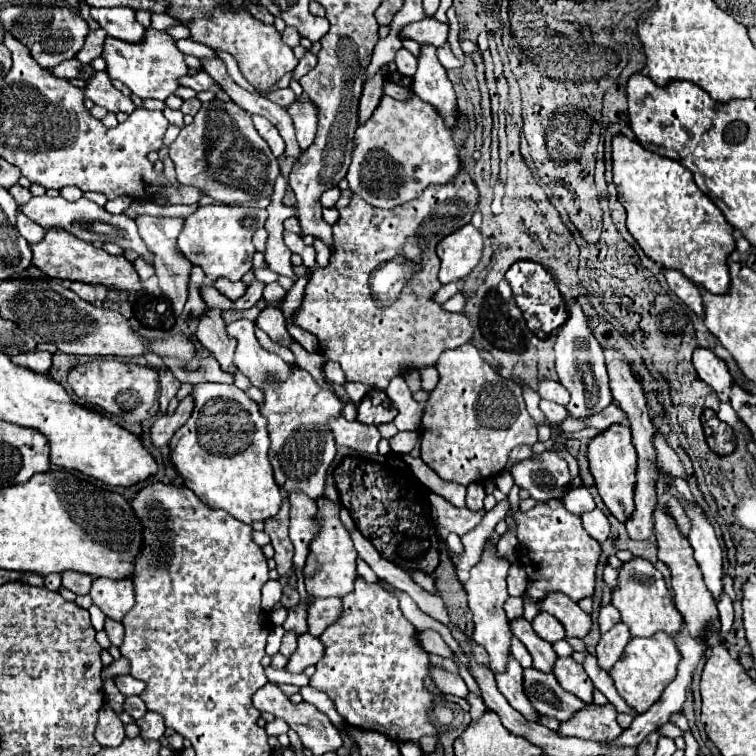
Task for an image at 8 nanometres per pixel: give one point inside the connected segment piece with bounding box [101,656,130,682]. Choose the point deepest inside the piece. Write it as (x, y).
(122, 665)

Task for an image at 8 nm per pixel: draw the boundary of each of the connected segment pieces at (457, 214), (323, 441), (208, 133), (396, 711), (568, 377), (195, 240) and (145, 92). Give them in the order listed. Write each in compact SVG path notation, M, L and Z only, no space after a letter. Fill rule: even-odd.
M461 165L461 173L453 181L429 185L421 197L397 209L377 209L357 195L351 195L351 203L339 209L339 221L333 225L335 253L325 269L313 269L303 305L295 313L295 323L319 339L323 355L341 363L347 381L383 391L391 377L435 365L445 349L455 349L471 341L473 327L469 319L461 313L443 311L431 297L441 289L435 247L449 233L471 221L471 207L475 213L477 203L477 185L465 165ZM397 255L419 263L421 269L405 283L393 305L377 307L367 279L381 263Z
M293 365L293 373L277 385L263 389L265 401L259 405L261 415L267 419L267 431L271 437L269 461L275 471L277 483L289 491L307 493L313 499L323 497L325 493L325 475L329 465L337 455L337 445L329 421L341 415L343 403L339 397L323 389L307 371Z
M221 99L201 105L193 123L183 127L179 137L169 145L169 157L175 163L179 183L199 187L217 203L271 197L275 177L279 175L277 159L255 131L251 115L233 101Z
M357 579L355 589L343 597L343 615L321 635L321 641L327 649L317 663L317 671L309 685L329 695L347 725L379 731L393 741L419 741L425 735L437 735L437 729L427 717L427 711L433 705L433 695L423 685L429 673L429 657L417 641L415 627L403 617L399 601L379 583L367 585L363 579Z
M575 299L567 303L569 303L569 319L561 327L561 333L555 343L555 357L557 357L555 371L559 375L559 383L571 393L571 401L567 403L569 415L575 419L585 419L595 413L601 413L607 405L613 403L613 397L603 361L603 349L589 327L589 319Z
M227 205L199 207L185 221L185 227L179 235L179 249L193 265L203 269L209 281L217 281L219 277L239 281L251 269L251 259L255 255L251 237L259 227L257 223L265 223L265 219L267 219L265 209L227 207Z
M151 27L147 29L145 39L135 45L129 45L127 41L121 39L107 37L101 57L107 61L107 75L111 79L119 79L125 87L131 89L133 95L141 99L151 97L151 99L165 101L179 87L177 79L187 75L185 55L175 47L173 37L169 37L165 31L155 31Z

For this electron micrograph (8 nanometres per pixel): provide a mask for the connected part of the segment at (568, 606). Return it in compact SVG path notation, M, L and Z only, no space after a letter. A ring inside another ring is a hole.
M563 593L547 595L541 601L541 609L555 615L563 623L567 637L583 639L591 631L591 625L593 625L591 617L577 603L573 603L569 597L565 597Z

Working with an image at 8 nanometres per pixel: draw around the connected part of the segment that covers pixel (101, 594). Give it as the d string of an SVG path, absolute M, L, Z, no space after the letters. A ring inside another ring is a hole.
M95 579L89 595L93 603L115 621L121 621L135 603L131 579Z

